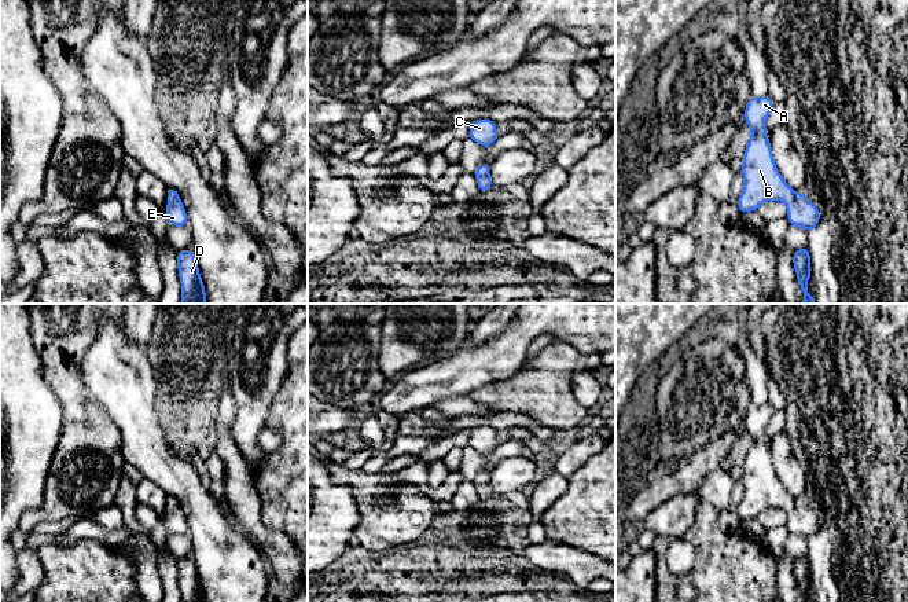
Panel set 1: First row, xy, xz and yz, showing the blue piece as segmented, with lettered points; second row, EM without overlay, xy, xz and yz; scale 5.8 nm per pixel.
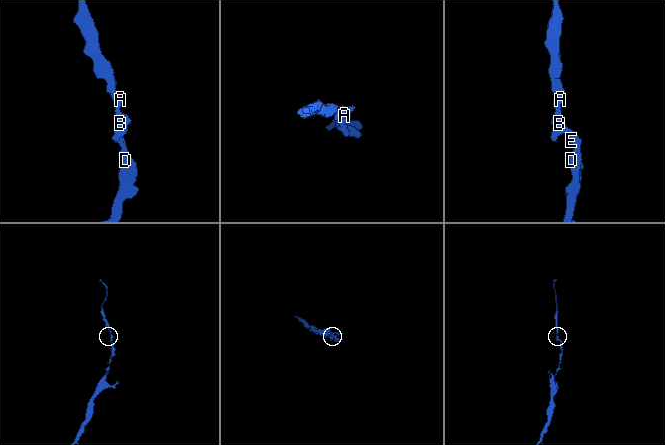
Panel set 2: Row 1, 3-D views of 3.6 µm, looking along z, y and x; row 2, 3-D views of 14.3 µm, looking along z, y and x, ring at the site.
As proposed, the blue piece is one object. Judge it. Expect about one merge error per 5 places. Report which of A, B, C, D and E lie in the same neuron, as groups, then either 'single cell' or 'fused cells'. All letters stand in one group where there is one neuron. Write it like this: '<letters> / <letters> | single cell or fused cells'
A B C D E | single cell

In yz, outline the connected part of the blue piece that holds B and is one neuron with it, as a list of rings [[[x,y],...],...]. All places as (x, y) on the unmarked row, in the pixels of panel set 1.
[[[767,401],[761,405],[749,404],[745,415],[745,429],[753,443],[746,451],[740,481],[745,492],[738,507],[738,517],[742,521],[756,520],[767,509],[778,507],[787,513],[787,528],[790,533],[801,535],[808,542],[820,529],[820,518],[812,511],[804,499],[797,502],[779,481],[769,445],[765,440],[767,425],[775,411]]]

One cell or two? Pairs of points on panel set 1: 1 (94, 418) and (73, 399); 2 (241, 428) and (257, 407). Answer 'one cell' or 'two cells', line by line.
1: two cells
2: one cell

